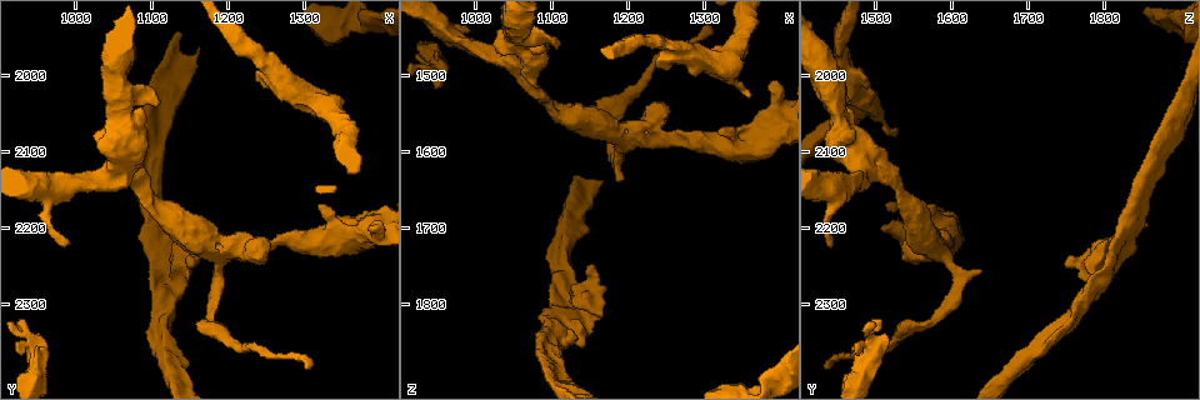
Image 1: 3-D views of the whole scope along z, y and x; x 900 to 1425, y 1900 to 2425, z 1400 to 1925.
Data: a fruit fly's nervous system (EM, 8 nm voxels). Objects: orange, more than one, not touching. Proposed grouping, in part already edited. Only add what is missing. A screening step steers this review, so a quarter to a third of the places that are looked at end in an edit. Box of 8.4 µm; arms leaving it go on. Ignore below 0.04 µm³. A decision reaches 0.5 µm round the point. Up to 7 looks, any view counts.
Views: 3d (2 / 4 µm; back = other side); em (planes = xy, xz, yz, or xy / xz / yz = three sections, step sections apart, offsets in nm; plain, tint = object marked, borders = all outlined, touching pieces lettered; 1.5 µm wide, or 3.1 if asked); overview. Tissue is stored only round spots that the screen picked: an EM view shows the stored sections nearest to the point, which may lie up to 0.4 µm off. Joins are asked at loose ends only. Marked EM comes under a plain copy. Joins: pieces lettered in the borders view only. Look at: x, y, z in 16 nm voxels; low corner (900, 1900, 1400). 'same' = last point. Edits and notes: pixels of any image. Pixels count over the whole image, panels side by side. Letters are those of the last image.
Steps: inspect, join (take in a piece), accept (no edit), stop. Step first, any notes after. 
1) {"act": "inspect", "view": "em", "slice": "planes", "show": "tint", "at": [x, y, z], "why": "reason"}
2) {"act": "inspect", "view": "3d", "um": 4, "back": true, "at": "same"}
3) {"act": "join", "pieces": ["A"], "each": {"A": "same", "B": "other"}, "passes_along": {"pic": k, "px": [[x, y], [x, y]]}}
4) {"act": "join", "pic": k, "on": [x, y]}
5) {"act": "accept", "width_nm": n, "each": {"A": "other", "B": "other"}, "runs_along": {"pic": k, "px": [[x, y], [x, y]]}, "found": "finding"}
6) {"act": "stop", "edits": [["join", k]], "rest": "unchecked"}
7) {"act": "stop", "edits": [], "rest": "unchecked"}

{"act": "inspect", "view": "3d", "um": 4, "at": [1190, 2250, 1635], "why": "an open end"}

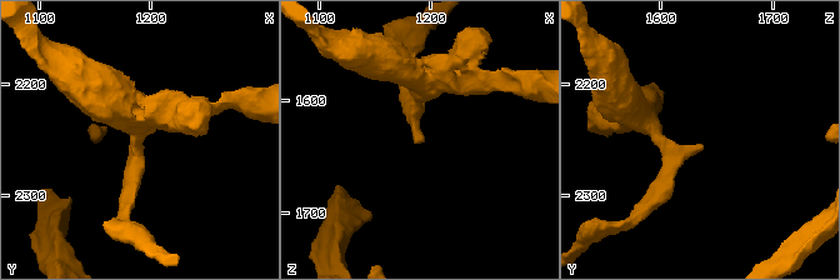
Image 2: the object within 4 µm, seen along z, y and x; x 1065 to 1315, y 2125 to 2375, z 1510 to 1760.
{"act": "inspect", "view": "em", "slice": "planes", "show": "borders", "at": [1188, 2252, 1636], "arm_widths_nm": [220, 240]}

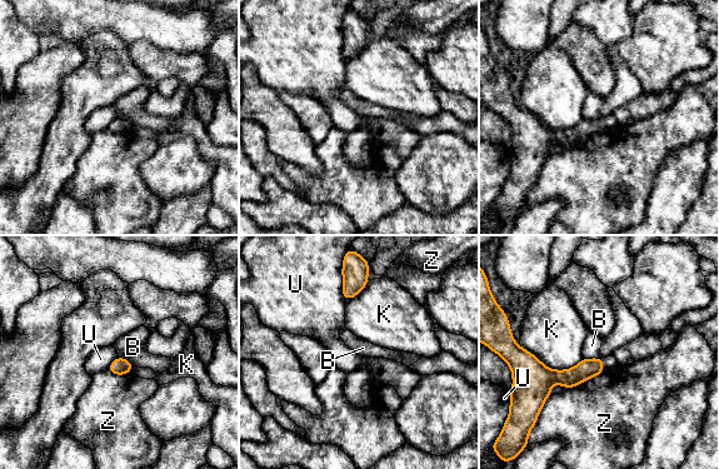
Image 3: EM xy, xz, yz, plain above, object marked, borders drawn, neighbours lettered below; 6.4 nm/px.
{"act": "accept", "each": {"B": "other", "K": "other", "U": "other", "Z": "other"}, "found": "no lettered piece goes on from it"}

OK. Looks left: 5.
{"act": "inspect", "view": "3d", "um": 2, "at": [1360, 2075, 1525], "why": "tapers out"}

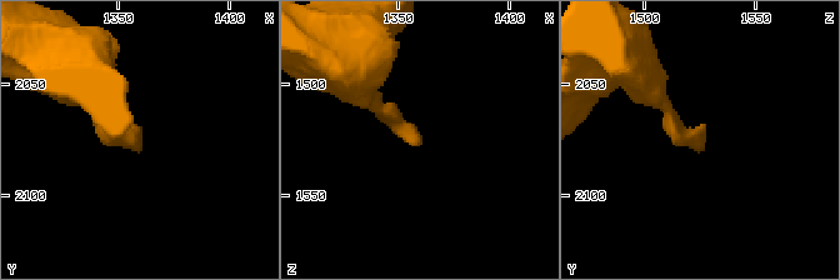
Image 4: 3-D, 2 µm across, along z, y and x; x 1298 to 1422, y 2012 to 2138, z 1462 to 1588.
{"act": "inspect", "view": "em", "slice": "xz", "step": 8, "show": "borders", "at": [1360, 2078, 1525]}

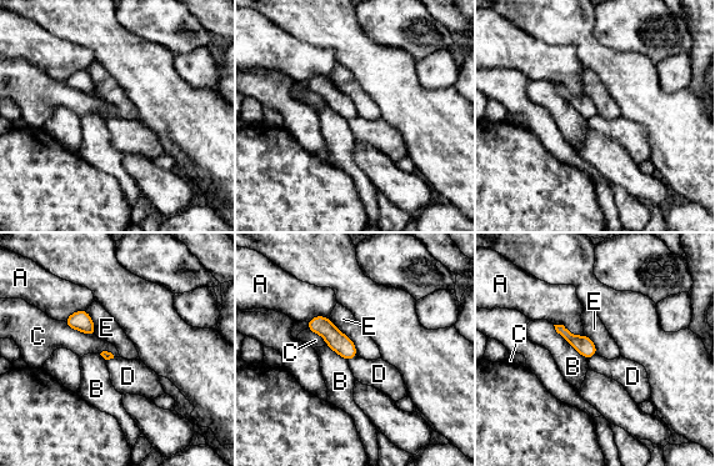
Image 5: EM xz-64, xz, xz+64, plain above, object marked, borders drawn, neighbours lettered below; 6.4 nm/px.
{"act": "inspect", "view": "em", "slice": "planes", "show": "borders", "at": "same", "why": "another direction"}

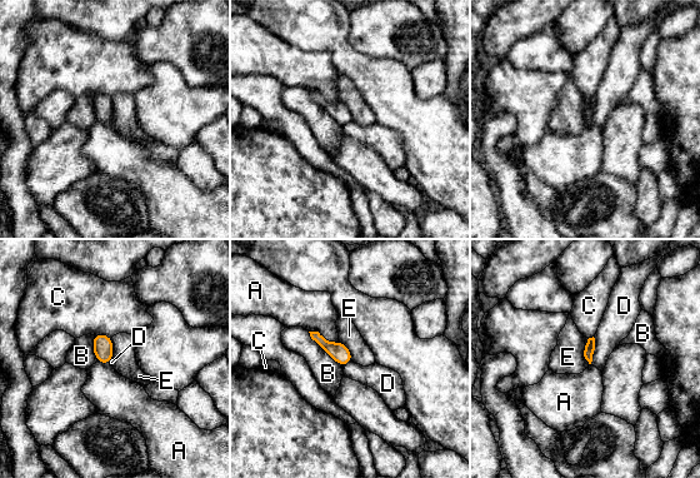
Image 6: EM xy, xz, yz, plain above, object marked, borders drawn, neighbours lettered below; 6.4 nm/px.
{"act": "accept", "longest_contact_nm": ["B", 320], "each": {"A": "other", "B": "other", "C": "other", "D": "other", "E": "other"}, "border": {"pic": 6, "px": [[588, 338], [584, 358], [589, 364]]}, "found": "none of them fits"}

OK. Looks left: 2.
{"act": "inspect", "view": "3d", "um": 4, "back": true, "at": [990, 2220, 1445], "why": "thin end"}

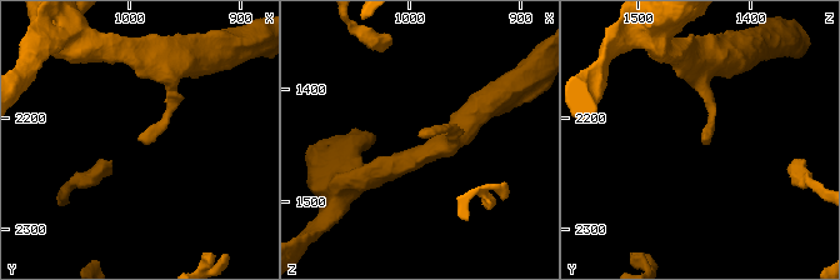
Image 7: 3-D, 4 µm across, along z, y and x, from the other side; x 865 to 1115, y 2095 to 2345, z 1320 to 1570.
{"act": "inspect", "view": "em", "slice": "planes", "show": "borders", "at": [988, 2218, 1442]}

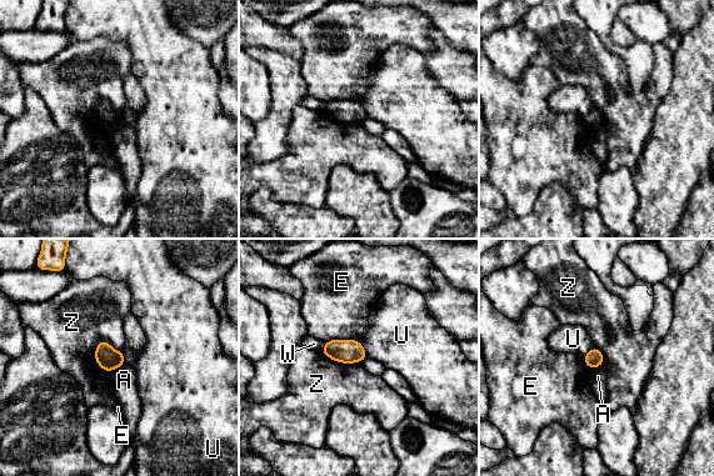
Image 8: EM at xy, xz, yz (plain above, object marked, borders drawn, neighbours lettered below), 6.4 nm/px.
{"act": "accept", "width_nm": 110, "each": {"A": "other", "E": "other", "U": "other", "W": "other", "Z": "other"}, "border": {"pic": 8, "px": [[101, 339], [94, 359], [109, 372]]}, "found": "none of them fits"}

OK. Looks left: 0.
{"act": "stop", "edits": [], "rest": "unchecked"}

